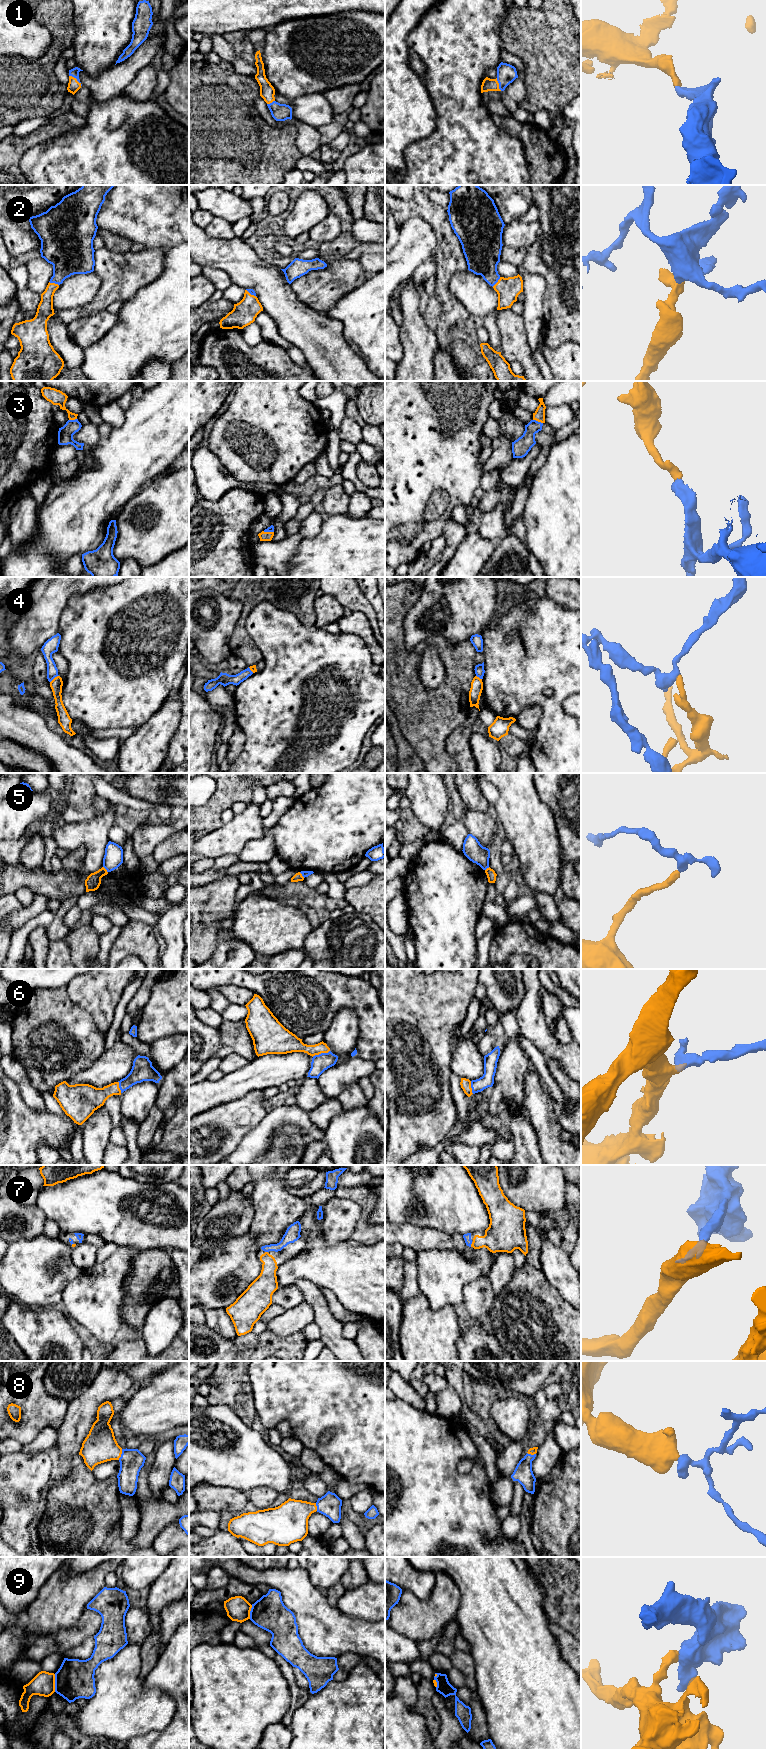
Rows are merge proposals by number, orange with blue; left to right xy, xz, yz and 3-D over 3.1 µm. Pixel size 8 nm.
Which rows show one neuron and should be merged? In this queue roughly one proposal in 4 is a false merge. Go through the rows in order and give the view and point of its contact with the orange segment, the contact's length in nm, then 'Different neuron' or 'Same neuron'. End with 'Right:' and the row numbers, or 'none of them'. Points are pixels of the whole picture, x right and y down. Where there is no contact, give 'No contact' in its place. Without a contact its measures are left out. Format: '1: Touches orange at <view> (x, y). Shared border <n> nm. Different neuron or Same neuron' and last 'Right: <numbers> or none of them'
1: Touches orange at xy (76, 79). Shared border 130 nm. Same neuron
2: Touches orange at xy (54, 283). Shared border 90 nm. Same neuron
3: Touches orange at yz (538, 421). Shared border 90 nm. Same neuron
4: Touches orange at xy (54, 678). Shared border 90 nm. Different neuron
5: Touches orange at xy (105, 869). Shared border 70 nm. Different neuron
6: Touches orange at xz (320, 1053). Shared border 150 nm. Same neuron
7: Touches orange at yz (471, 1244). Shared border 40 nm. Same neuron
8: Touches orange at xy (121, 1453). Shared border 90 nm. Same neuron
9: Touches orange at xy (54, 1683). Shared border 140 nm. Different neuron
Right: 1, 2, 3, 6, 7, 8

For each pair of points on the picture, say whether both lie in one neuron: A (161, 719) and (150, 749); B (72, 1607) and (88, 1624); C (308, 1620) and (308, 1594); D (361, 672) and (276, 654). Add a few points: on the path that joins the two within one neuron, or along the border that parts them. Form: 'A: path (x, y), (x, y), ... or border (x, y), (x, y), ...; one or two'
A: path (161, 726), (150, 742); one
B: border (86, 1608), (71, 1626), (61, 1629); two
C: path (304, 1614), (307, 1610), (307, 1600); one
D: path (340, 672), (324, 666), (304, 666), (297, 659); one

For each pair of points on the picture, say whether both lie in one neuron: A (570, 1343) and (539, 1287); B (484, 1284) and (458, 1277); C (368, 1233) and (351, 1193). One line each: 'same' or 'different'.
A: same
B: different
C: same

